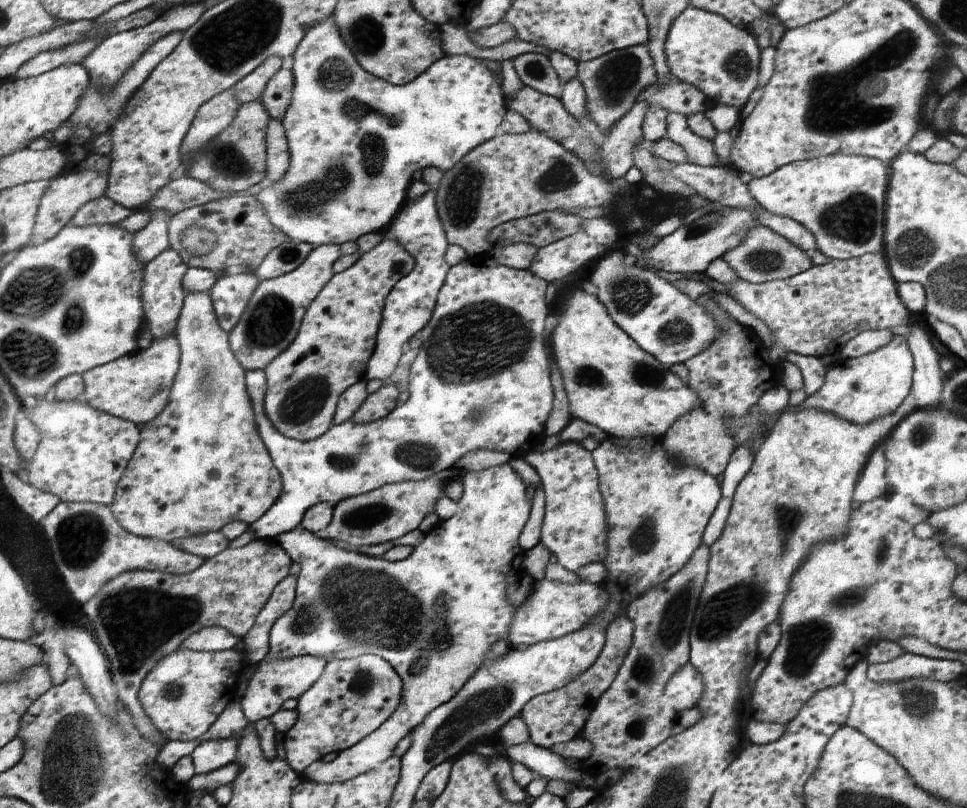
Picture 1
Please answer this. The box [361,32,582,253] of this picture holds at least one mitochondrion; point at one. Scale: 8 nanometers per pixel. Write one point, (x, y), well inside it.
(463, 198)

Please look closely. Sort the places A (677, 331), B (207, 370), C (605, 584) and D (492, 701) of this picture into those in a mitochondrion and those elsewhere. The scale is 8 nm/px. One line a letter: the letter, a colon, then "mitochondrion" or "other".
A: mitochondrion
B: mitochondrion
C: other
D: mitochondrion

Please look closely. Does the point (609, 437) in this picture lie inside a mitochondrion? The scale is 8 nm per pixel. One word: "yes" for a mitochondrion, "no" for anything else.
no

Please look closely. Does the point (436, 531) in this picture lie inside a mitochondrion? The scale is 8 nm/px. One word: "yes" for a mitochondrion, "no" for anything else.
no

